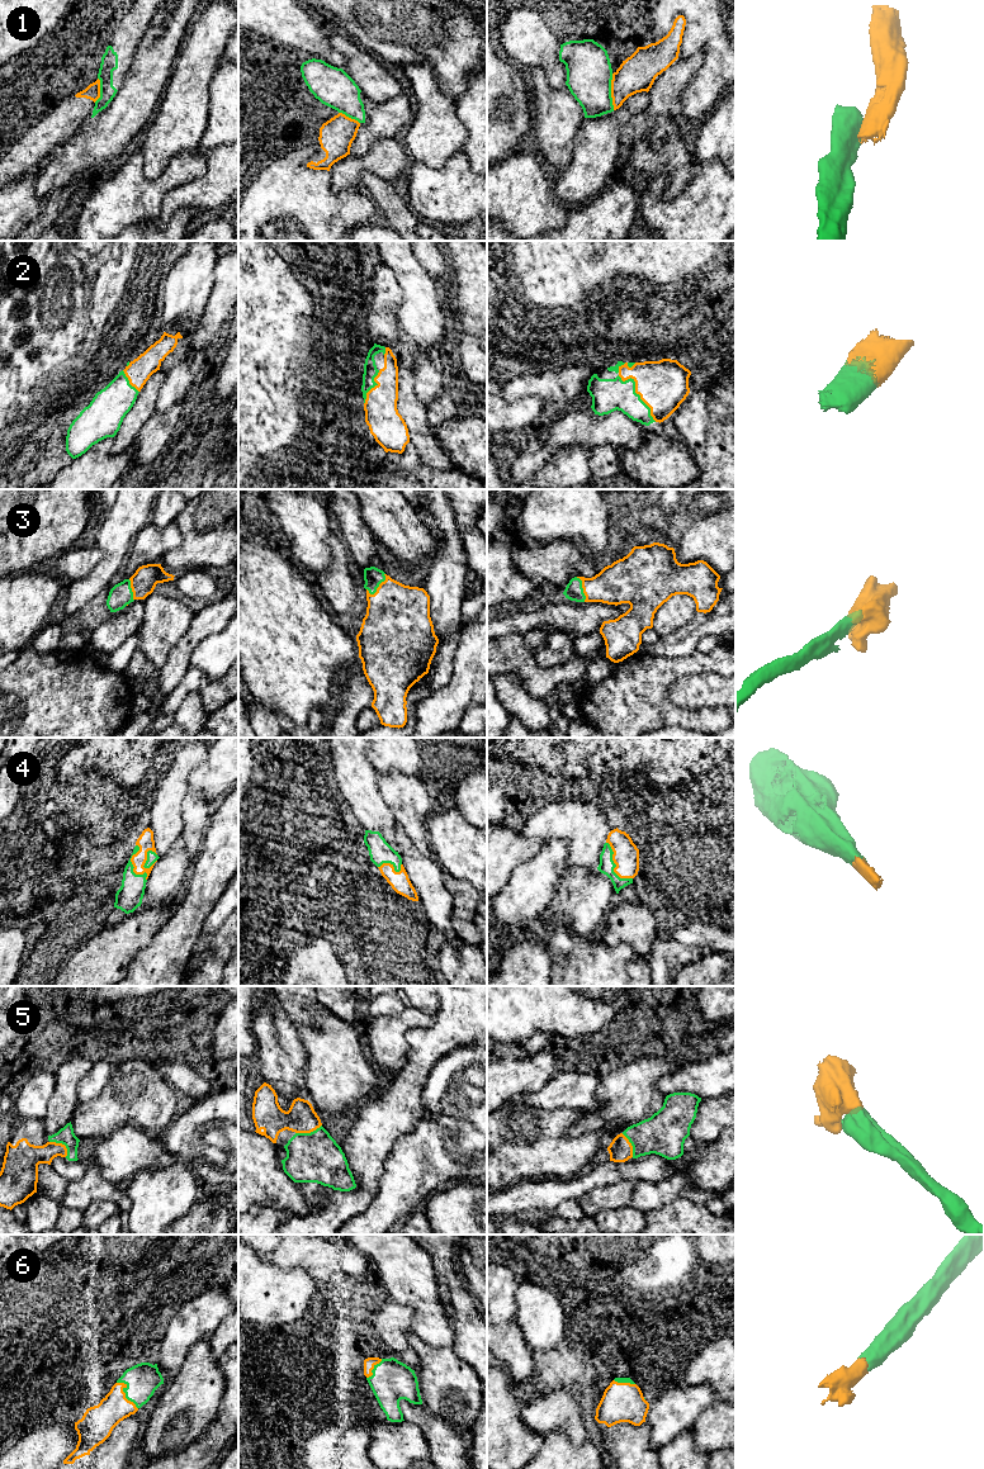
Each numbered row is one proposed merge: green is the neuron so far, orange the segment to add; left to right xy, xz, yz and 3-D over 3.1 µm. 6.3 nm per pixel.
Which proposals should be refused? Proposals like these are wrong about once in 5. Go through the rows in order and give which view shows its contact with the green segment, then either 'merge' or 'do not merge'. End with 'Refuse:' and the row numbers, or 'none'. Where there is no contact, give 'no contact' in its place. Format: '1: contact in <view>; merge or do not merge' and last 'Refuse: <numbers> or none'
1: contact in yz; do not merge
2: contact in yz; merge
3: contact in xz; merge
4: contact in xy; merge
5: contact in xy; merge
6: contact in xy; merge
Refuse: 1

